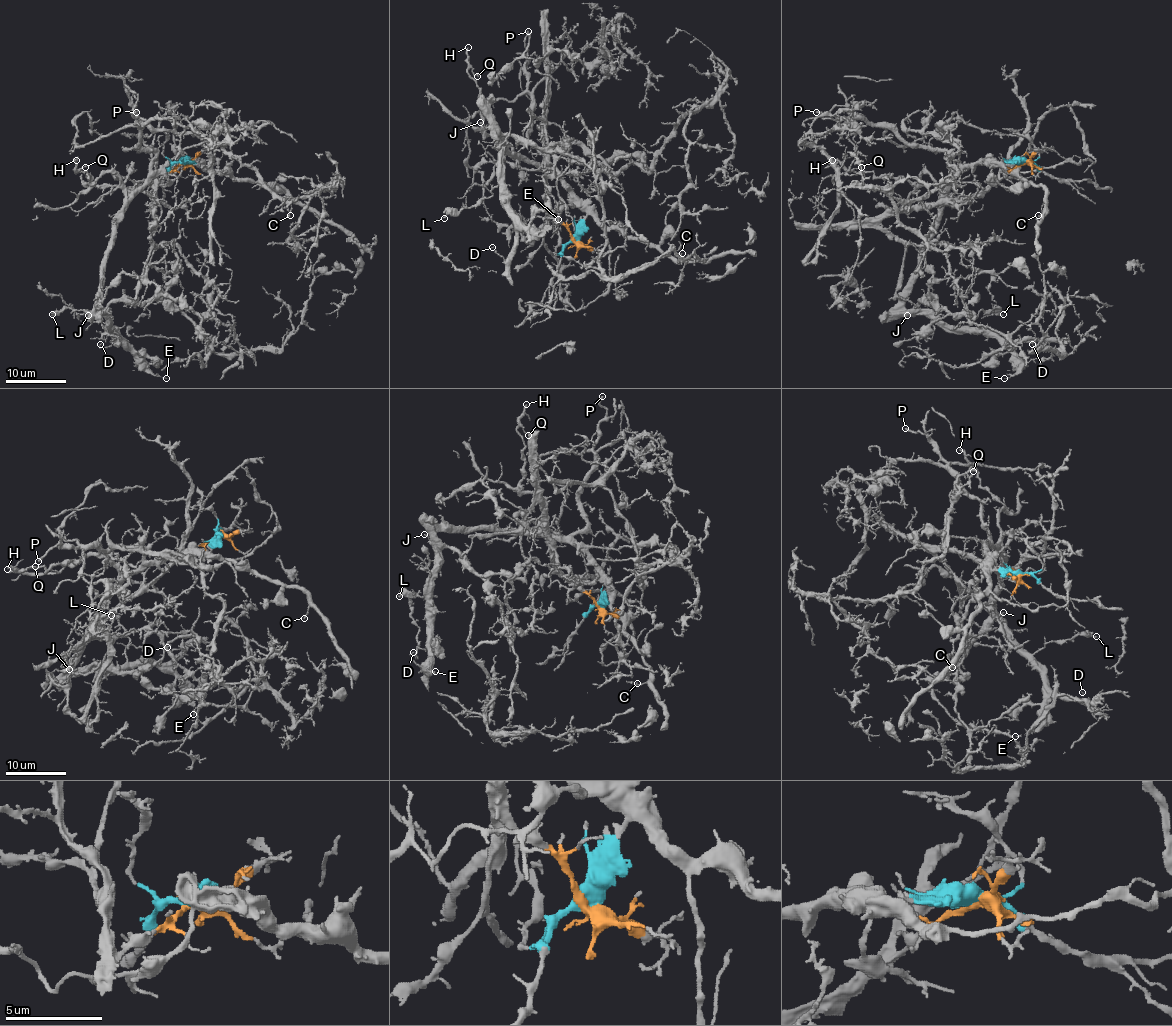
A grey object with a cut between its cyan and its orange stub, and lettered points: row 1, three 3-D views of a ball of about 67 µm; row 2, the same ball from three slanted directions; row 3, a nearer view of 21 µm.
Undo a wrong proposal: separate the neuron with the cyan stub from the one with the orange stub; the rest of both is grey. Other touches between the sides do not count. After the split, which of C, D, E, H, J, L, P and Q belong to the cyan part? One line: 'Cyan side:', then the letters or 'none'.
Cyan side: C, D, E, H, J, L, P, Q

